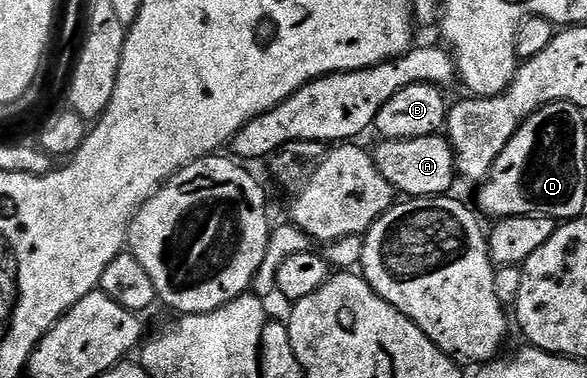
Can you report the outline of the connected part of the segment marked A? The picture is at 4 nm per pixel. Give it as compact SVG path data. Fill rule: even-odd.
M431 134L430 136L422 136L421 138L411 138L410 140L384 140L379 143L381 146L377 150L371 151L372 159L376 162L378 172L382 172L382 176L386 176L386 180L390 180L390 184L401 195L408 198L439 198L447 195L448 190L452 186L452 181L457 181L458 171L456 169L456 153L452 150L452 143L447 137L440 134Z

